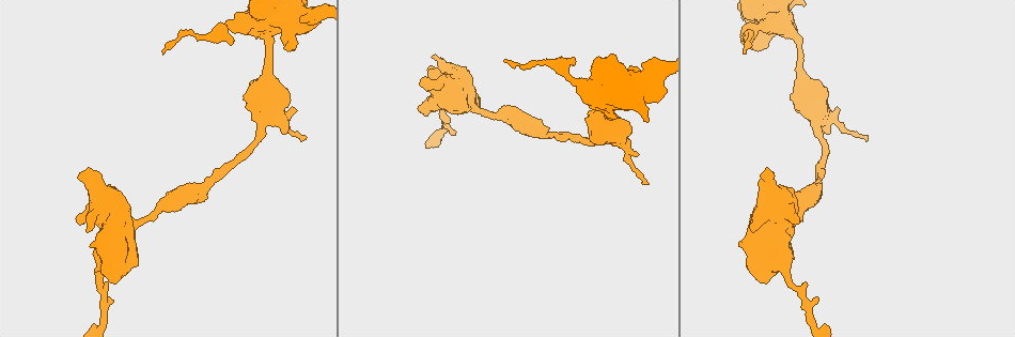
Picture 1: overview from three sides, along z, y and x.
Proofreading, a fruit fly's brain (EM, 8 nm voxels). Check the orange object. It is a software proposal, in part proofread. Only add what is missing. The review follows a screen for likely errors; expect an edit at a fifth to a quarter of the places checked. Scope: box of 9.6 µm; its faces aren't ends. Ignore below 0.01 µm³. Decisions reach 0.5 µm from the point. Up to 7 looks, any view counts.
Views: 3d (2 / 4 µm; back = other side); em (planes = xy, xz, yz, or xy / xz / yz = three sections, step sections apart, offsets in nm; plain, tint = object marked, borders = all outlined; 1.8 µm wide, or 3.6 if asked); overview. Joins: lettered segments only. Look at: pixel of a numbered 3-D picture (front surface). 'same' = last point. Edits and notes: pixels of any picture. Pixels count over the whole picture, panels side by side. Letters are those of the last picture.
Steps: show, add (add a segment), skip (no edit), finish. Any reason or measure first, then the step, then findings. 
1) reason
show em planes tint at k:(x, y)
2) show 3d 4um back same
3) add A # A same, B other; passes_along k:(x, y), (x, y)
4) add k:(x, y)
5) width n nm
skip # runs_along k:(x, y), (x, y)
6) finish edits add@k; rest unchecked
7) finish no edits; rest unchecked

free end
show em planes tint at 1:(745, 16)

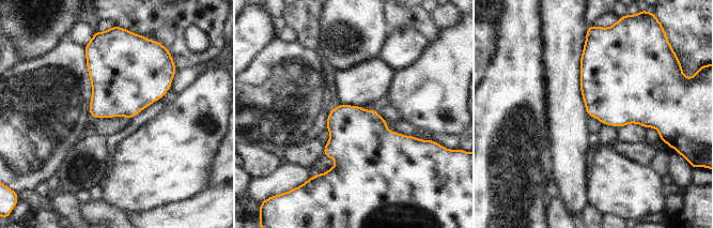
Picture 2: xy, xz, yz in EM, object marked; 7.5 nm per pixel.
show em planes borders same

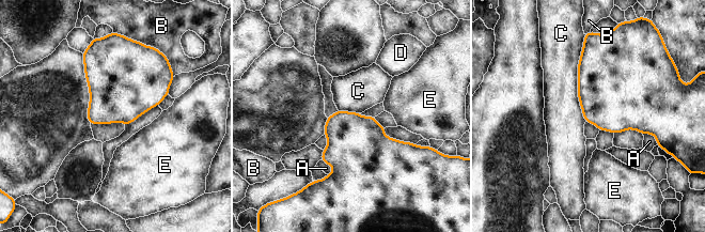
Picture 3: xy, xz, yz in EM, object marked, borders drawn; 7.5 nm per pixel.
width 360 nm
skip # A other, B other, C other, D other, E other; border 3:(582, 45), (578, 98), (585, 121); none of them fits

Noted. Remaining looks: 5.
thin end
show em 3.6um xy step 8 tint at 1:(503, 61)

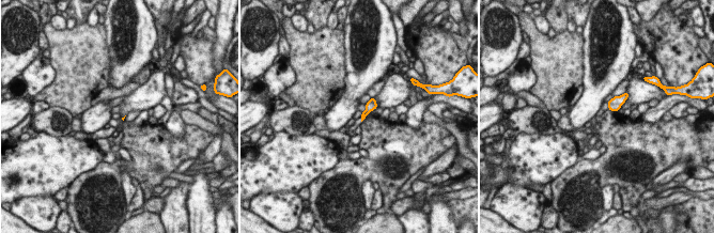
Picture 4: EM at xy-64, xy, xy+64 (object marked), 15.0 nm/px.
cut it another way
show em 3.6um planes borders same

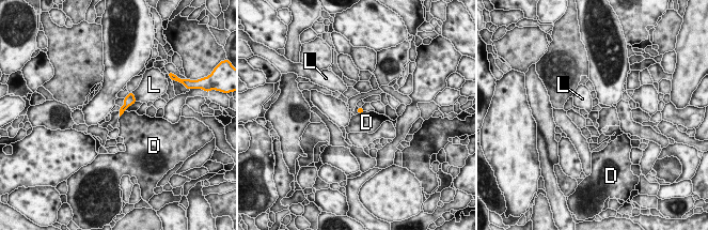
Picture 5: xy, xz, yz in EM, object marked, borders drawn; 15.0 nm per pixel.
width 90 nm
skip # D other, L other; border 5:(125, 109), (120, 117); no lettered segment goes on from it

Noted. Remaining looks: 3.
stops while still wide
show 3d 2um at 1:(431, 82)

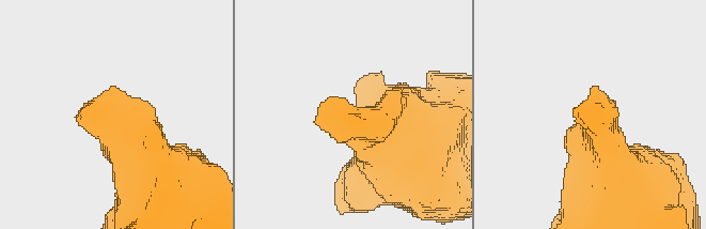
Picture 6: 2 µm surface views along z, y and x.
show em 3.6um planes plain at 6:(114, 86)

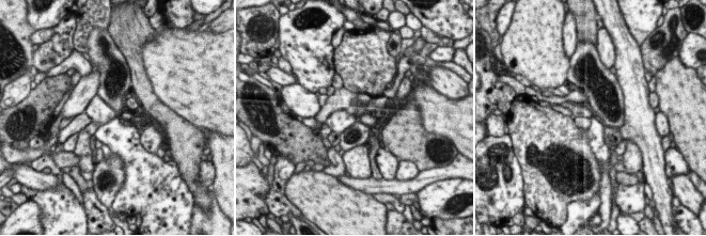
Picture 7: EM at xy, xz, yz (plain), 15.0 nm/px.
show em 3.6um planes borders same

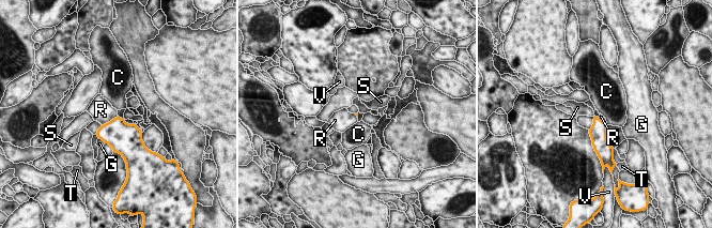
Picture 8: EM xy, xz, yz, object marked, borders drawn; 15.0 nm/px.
skip # C other, G other, R other, S other, T other, V other; border 8:(118, 116), (102, 125); no lettered segment goes on from it

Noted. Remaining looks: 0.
finish no edits; rest unchecked

